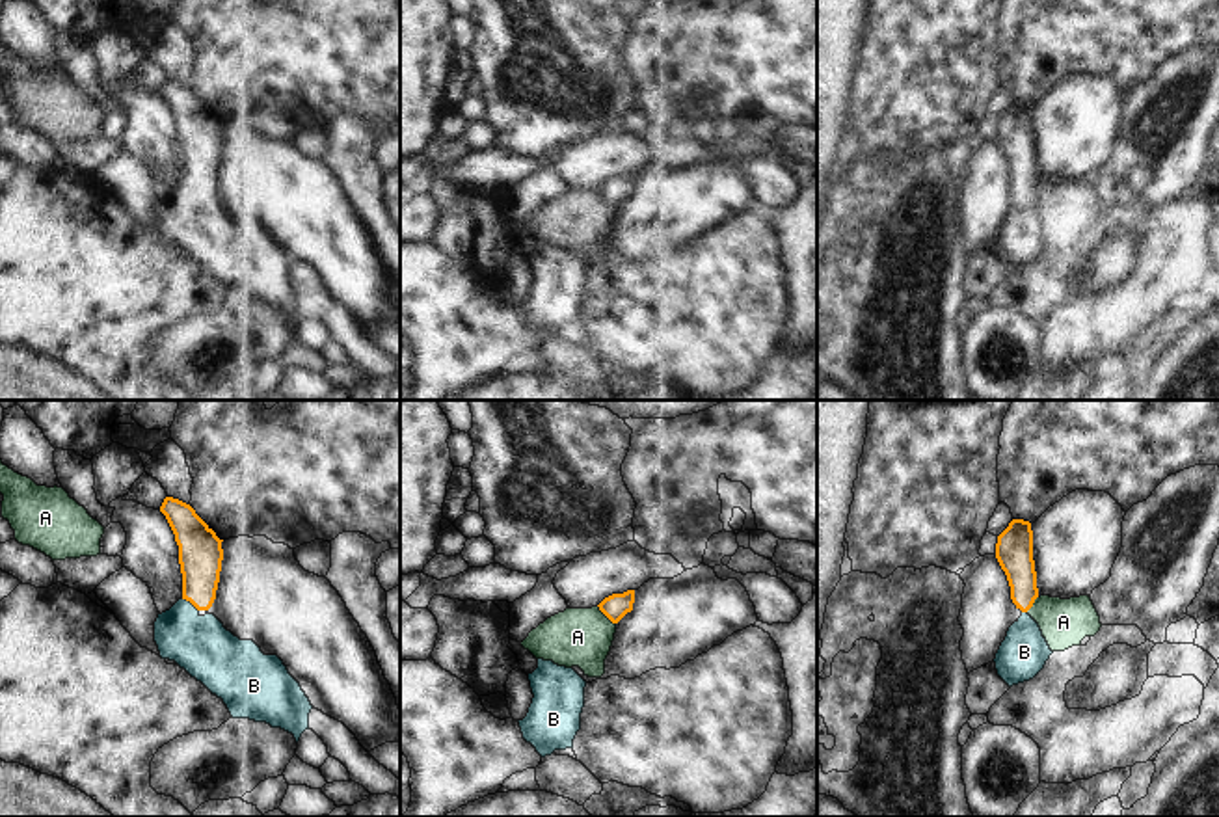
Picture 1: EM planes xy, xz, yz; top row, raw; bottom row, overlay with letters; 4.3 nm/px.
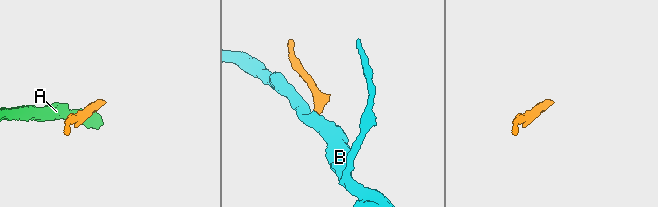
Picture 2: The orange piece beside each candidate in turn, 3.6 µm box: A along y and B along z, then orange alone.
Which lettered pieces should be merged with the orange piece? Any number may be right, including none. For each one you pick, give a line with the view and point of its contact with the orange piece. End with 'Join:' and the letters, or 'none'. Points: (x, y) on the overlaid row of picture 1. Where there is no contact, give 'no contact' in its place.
B: meets orange in xy at (190, 602)
Join: B

